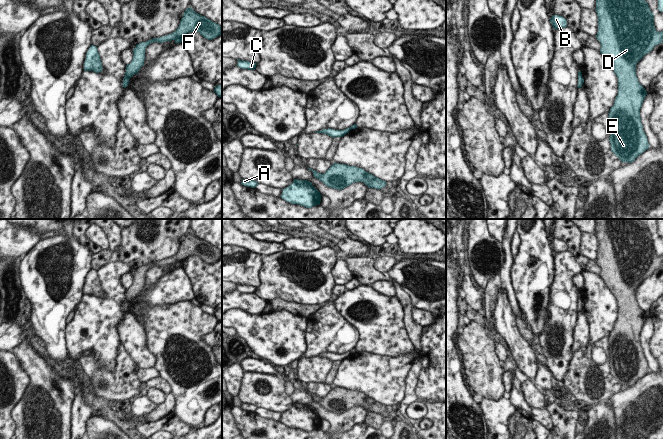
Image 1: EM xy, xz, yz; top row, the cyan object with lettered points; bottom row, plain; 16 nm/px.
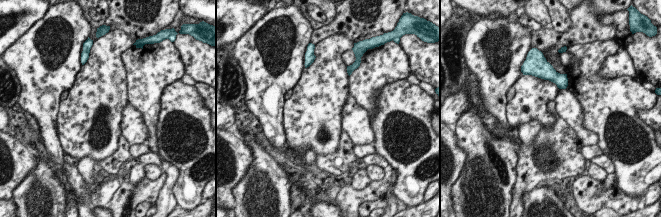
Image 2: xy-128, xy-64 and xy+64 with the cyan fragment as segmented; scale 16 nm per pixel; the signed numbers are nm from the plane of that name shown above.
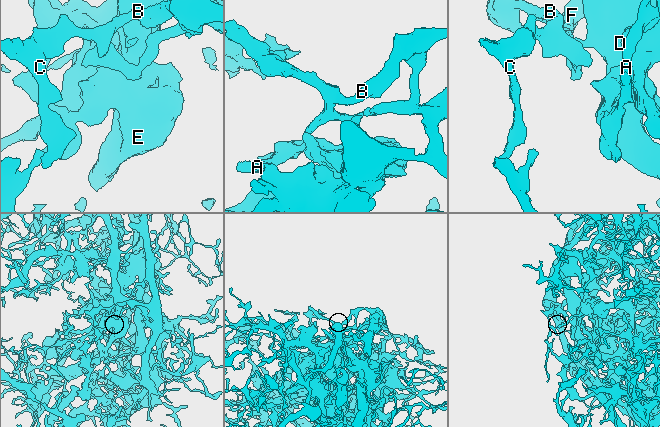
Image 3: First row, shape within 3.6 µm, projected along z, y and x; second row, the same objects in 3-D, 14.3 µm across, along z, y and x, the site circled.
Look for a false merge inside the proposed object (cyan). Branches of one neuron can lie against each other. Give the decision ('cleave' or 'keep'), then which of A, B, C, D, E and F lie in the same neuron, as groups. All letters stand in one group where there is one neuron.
cleave | A B C / D E F

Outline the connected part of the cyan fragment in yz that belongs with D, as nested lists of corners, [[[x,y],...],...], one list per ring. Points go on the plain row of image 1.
[[[595,219],[595,221],[595,234],[598,240],[598,256],[596,263],[598,263],[601,268],[600,277],[618,302],[618,318],[615,322],[614,329],[610,332],[608,337],[611,375],[621,386],[632,387],[640,378],[650,371],[647,360],[643,355],[640,341],[640,333],[647,316],[638,305],[636,289],[646,278],[651,276],[656,269],[663,267],[663,255],[658,256],[656,254],[654,249],[654,237],[651,236],[648,227],[638,219]]]

